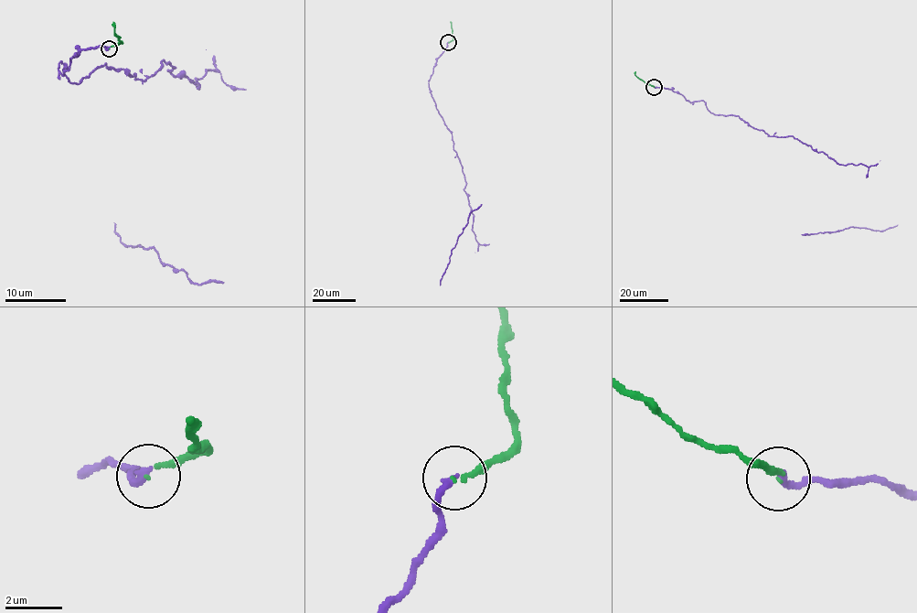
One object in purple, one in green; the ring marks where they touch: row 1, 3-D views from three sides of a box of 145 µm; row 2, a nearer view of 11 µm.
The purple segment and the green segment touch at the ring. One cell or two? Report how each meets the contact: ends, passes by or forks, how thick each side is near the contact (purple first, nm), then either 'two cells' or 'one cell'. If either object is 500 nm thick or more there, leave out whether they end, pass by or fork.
purple ends; green ends; calibres 280 and 140 nm; one cell

